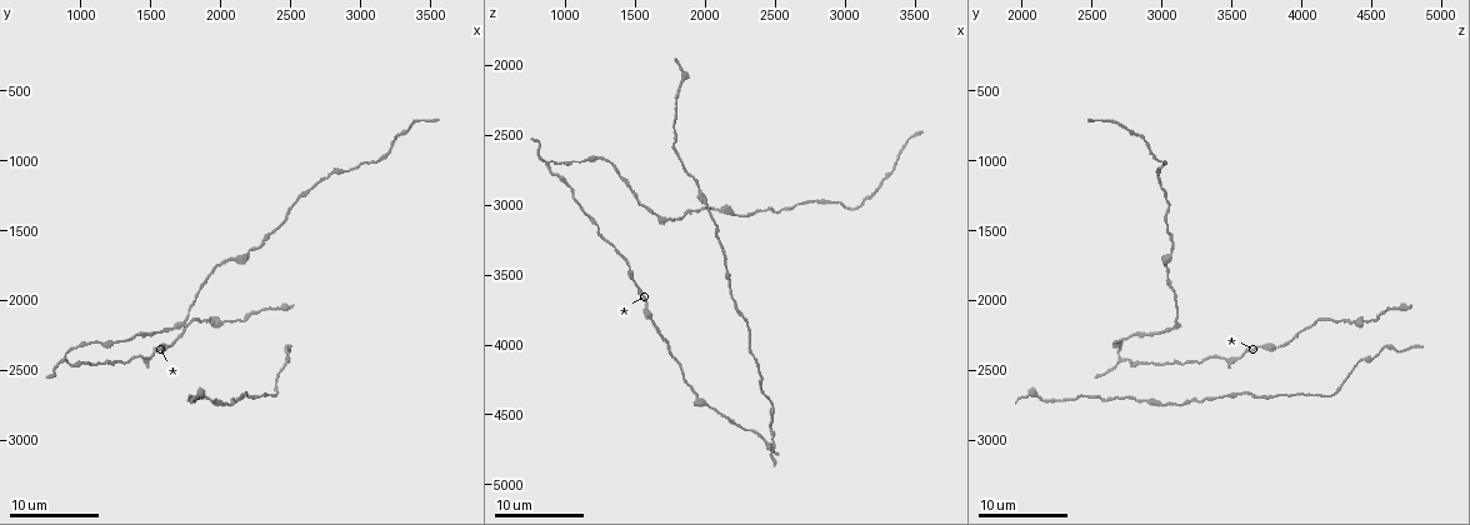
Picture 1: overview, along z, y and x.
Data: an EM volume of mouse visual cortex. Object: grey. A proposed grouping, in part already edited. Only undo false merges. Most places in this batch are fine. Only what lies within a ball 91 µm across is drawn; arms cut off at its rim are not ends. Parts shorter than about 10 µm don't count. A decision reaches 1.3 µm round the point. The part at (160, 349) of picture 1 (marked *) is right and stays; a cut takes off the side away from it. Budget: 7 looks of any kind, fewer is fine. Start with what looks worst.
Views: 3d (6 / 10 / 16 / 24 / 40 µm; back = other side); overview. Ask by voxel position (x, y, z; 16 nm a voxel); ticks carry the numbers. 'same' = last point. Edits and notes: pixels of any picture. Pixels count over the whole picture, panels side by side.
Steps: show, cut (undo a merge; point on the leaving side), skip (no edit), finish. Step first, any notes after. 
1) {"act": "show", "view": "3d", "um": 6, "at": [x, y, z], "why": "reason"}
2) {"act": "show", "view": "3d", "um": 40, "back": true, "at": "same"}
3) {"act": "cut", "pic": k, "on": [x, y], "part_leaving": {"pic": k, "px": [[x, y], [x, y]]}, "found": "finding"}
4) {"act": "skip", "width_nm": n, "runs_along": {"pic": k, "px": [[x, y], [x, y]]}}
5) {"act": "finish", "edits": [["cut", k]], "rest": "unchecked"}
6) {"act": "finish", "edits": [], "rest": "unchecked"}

{"act": "show", "view": "3d", "um": 10, "at": [1760, 2140, 3100], "why": "sudden change in width"}

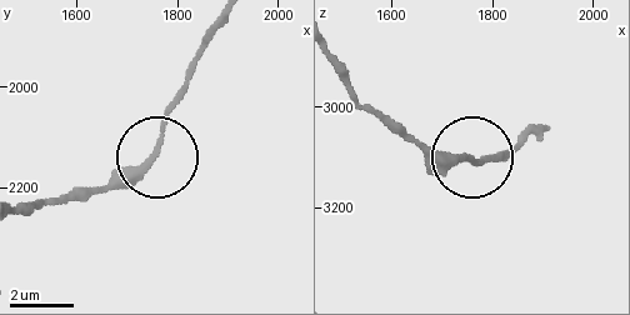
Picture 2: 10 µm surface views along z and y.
{"act": "skip", "found": "all the same neuron"}

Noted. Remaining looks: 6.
{"act": "show", "view": "3d", "um": 6, "at": [2180, 1660, 3060], "why": "thick turns thin"}

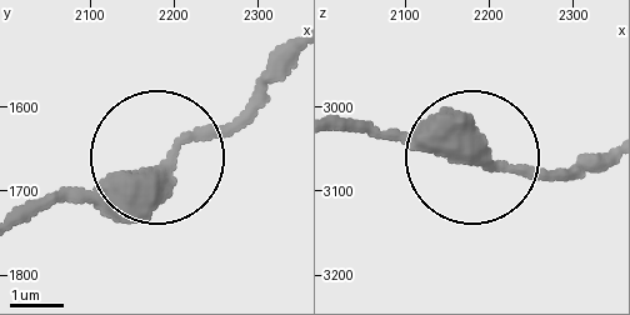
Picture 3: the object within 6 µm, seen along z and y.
{"act": "skip", "width_nm": 310, "runs_along": {"pic": 3, "px": [[31, 220], [125, 189], [269, 81]]}, "found": "all the same neuron"}

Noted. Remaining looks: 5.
{"act": "show", "view": "3d", "um": 6, "at": [1940, 2720, 2920], "why": "thick turns thin"}

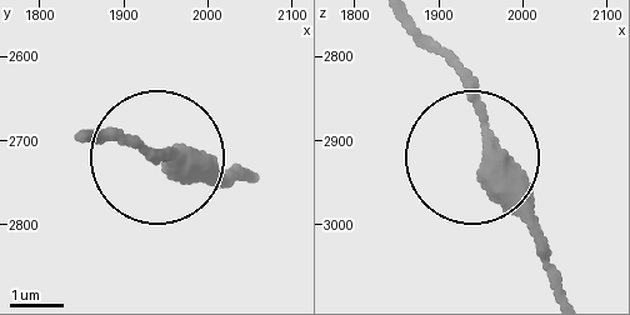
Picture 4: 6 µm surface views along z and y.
{"act": "show", "view": "3d", "um": 6, "back": true, "at": [1970, 2725, 2915], "why": "from behind"}

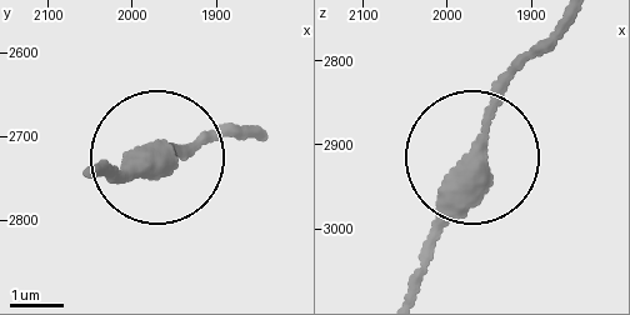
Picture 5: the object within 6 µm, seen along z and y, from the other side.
{"act": "skip", "width_nm": 360, "runs_along": {"pic": 5, "px": [[404, 294], [494, 93], [556, 25]]}, "found": "all the same neuron"}

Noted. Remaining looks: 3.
{"act": "show", "view": "3d", "um": 16, "at": [920, 2460, 2780], "why": "sudden change in width"}

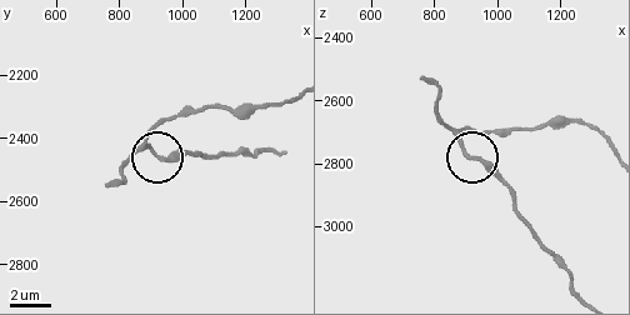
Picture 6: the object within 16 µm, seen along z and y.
{"act": "skip", "found": "continuous, no second neuron"}

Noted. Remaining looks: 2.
{"act": "finish", "edits": [], "rest": "unchecked"}

